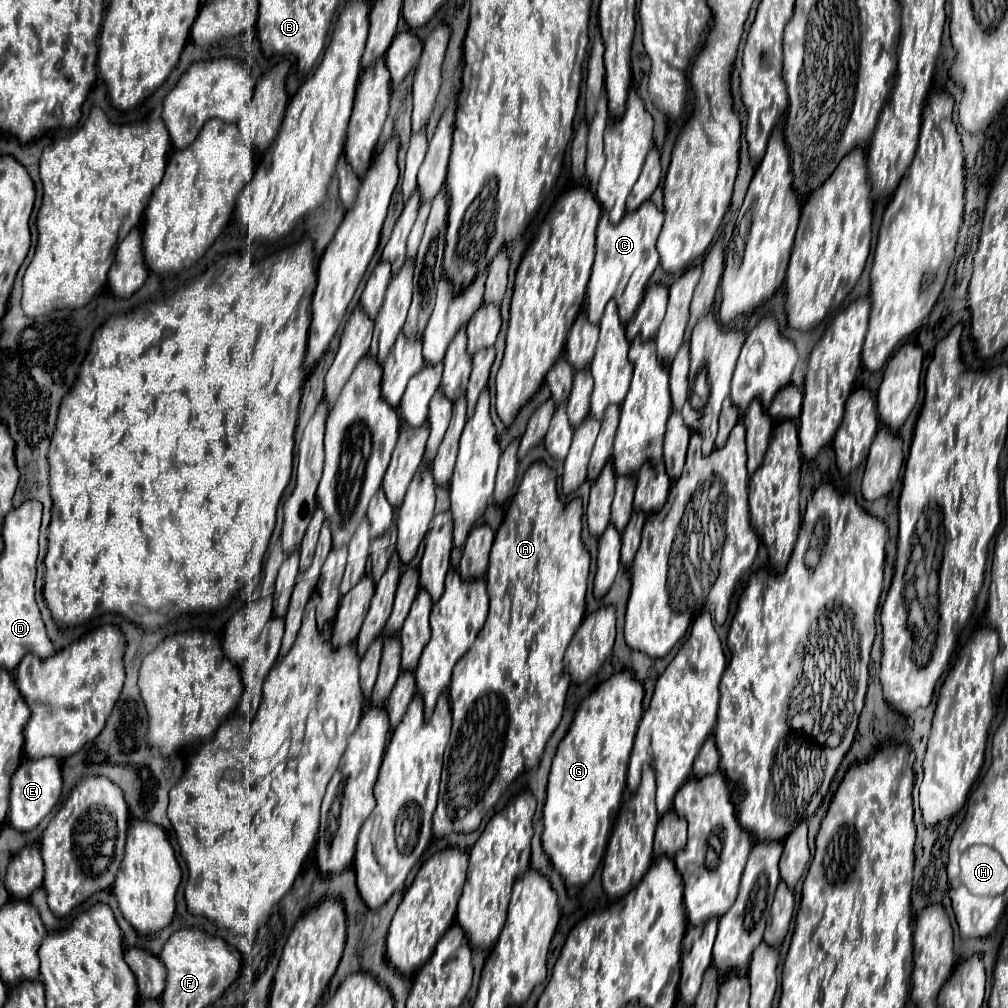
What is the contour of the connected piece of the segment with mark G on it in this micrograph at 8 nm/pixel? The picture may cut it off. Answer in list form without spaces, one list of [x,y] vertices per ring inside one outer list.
[[[622,671],[612,675],[608,681],[600,683],[598,689],[582,701],[582,705],[574,715],[570,731],[558,745],[550,779],[548,779],[548,797],[544,805],[544,817],[542,817],[544,821],[542,847],[544,853],[550,857],[554,869],[562,875],[570,893],[578,893],[582,885],[586,885],[592,879],[596,867],[604,857],[606,841],[610,839],[612,825],[620,811],[622,791],[626,787],[626,769],[632,751],[632,741],[644,711],[642,697],[644,697],[644,689],[634,679],[634,673]]]

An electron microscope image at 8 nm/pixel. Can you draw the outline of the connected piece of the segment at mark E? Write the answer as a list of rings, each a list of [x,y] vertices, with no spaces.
[[[42,757],[42,759],[26,759],[12,777],[12,791],[10,791],[10,811],[8,821],[18,831],[32,831],[60,801],[62,795],[62,773],[60,761],[56,757]]]

